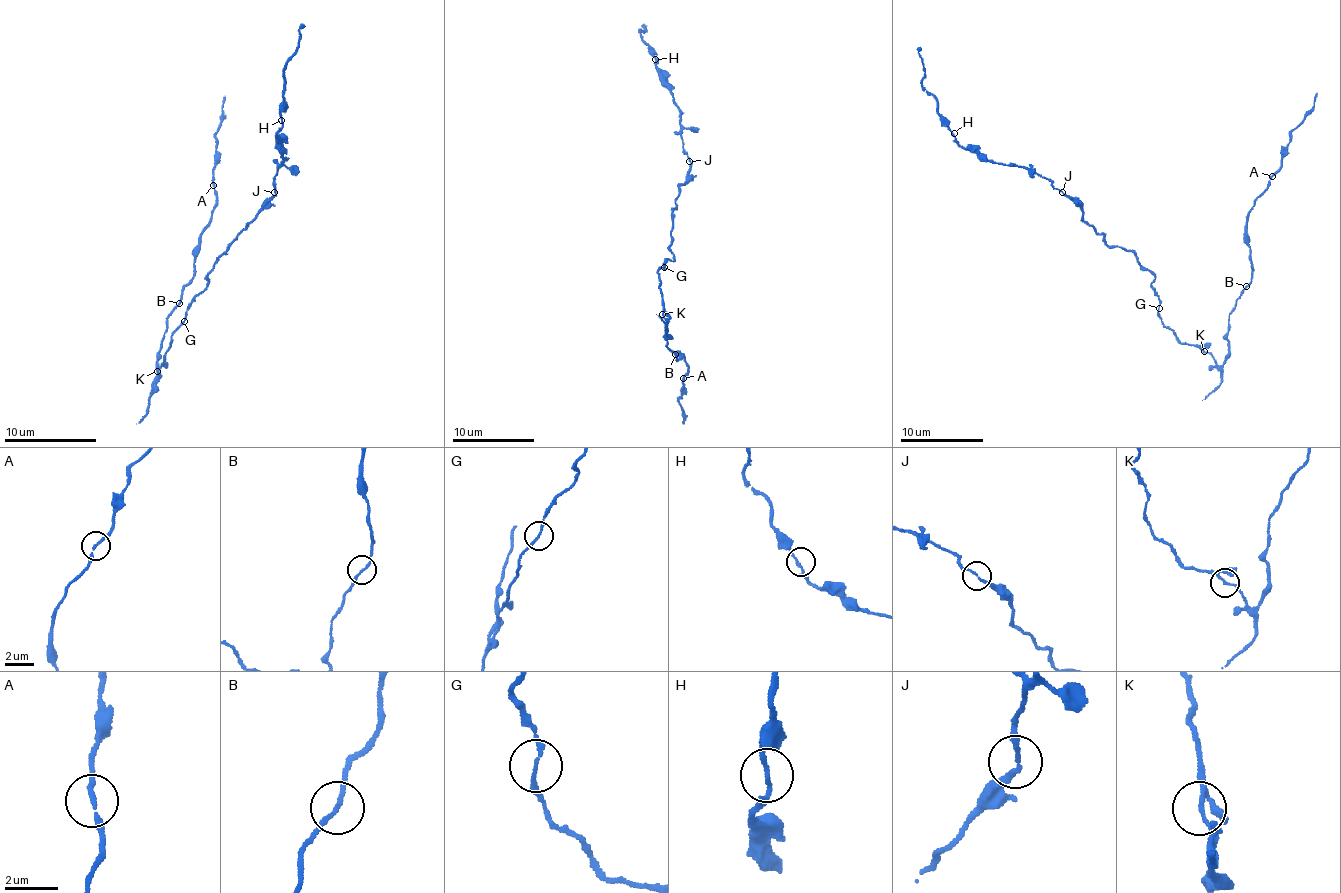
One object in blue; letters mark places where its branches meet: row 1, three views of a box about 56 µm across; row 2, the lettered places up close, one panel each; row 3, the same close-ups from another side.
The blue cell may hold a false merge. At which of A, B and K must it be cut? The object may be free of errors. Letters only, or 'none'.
none

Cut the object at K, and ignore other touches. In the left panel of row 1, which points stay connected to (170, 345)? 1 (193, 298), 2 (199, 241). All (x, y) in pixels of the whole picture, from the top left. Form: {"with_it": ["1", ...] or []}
{"with_it": ["1"]}

